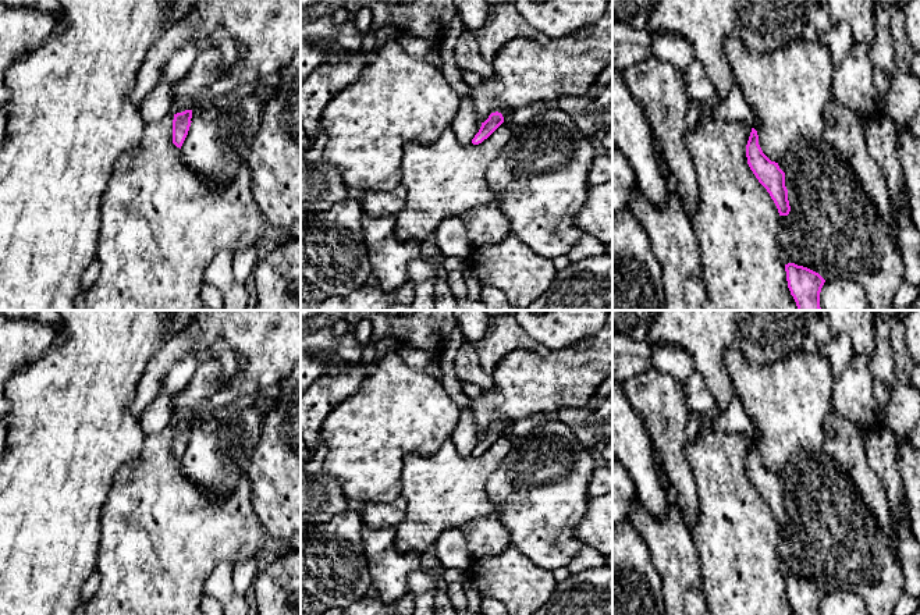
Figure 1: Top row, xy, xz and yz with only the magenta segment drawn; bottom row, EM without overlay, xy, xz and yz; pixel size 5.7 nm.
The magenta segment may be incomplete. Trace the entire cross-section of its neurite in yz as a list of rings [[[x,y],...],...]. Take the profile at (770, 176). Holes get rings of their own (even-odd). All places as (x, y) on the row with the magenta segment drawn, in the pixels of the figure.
[[[752,128],[746,145],[747,164],[759,182],[767,189],[774,200],[779,216],[788,216],[791,211],[788,200],[788,189],[785,186],[785,173],[779,168],[778,163],[771,161],[759,145],[759,135]]]

